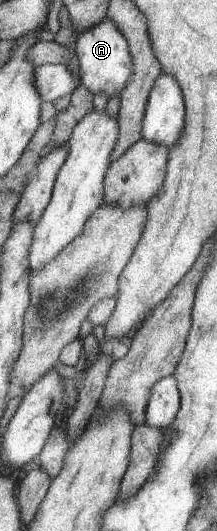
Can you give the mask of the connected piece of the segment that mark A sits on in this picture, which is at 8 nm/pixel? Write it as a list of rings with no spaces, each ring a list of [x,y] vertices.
[[[107,18],[101,24],[79,33],[77,37],[75,50],[80,61],[79,76],[82,84],[94,95],[121,95],[131,81],[134,70],[132,52],[124,33],[113,20]]]

